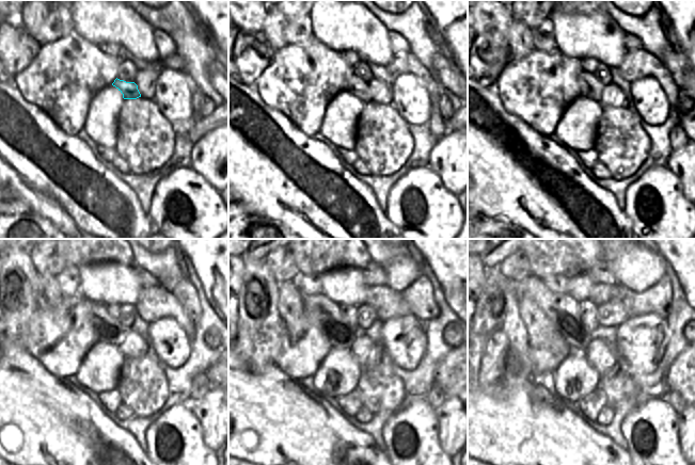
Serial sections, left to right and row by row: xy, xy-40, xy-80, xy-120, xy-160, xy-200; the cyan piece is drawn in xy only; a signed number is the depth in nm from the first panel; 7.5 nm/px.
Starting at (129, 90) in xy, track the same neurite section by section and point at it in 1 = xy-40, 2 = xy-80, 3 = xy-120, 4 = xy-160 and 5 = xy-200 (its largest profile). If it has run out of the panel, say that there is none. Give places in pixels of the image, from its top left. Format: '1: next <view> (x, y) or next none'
1: next xy-40 (358, 87)
2: next xy-80 (589, 87)
3: next xy-120 (108, 330)
4: next xy-160 (324, 313)
5: next xy-200 (562, 310)

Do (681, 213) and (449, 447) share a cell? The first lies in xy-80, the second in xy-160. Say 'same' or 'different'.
different

